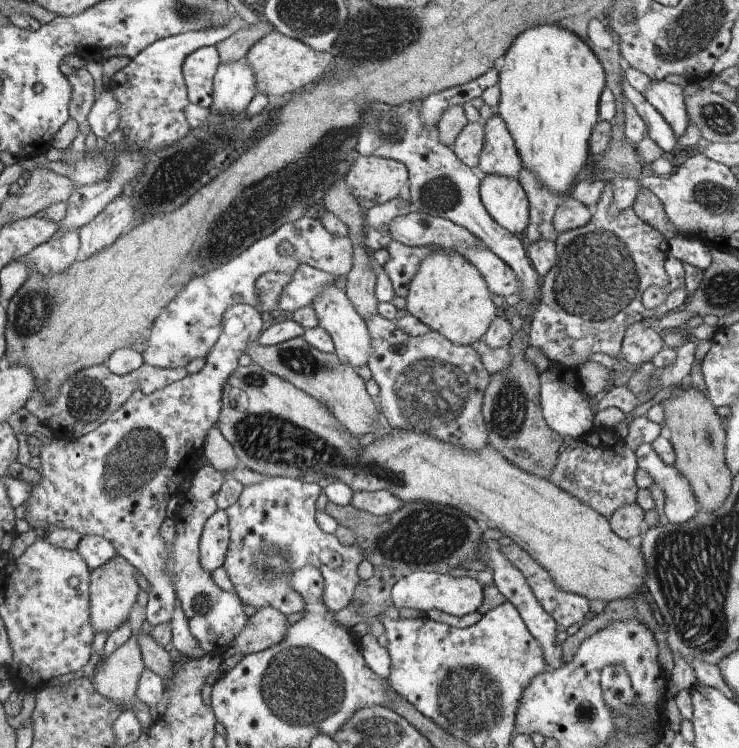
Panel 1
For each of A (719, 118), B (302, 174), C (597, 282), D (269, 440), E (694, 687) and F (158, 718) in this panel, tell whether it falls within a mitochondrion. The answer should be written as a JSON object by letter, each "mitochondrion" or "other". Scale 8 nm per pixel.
{"A":"mitochondrion","B":"mitochondrion","C":"mitochondrion","D":"mitochondrion","E":"other","F":"other"}

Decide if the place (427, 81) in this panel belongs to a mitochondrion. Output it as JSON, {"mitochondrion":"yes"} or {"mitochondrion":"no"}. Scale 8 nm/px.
{"mitochondrion":"no"}

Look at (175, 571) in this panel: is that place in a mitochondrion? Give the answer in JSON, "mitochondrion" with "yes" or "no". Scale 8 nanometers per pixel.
{"mitochondrion":"no"}

